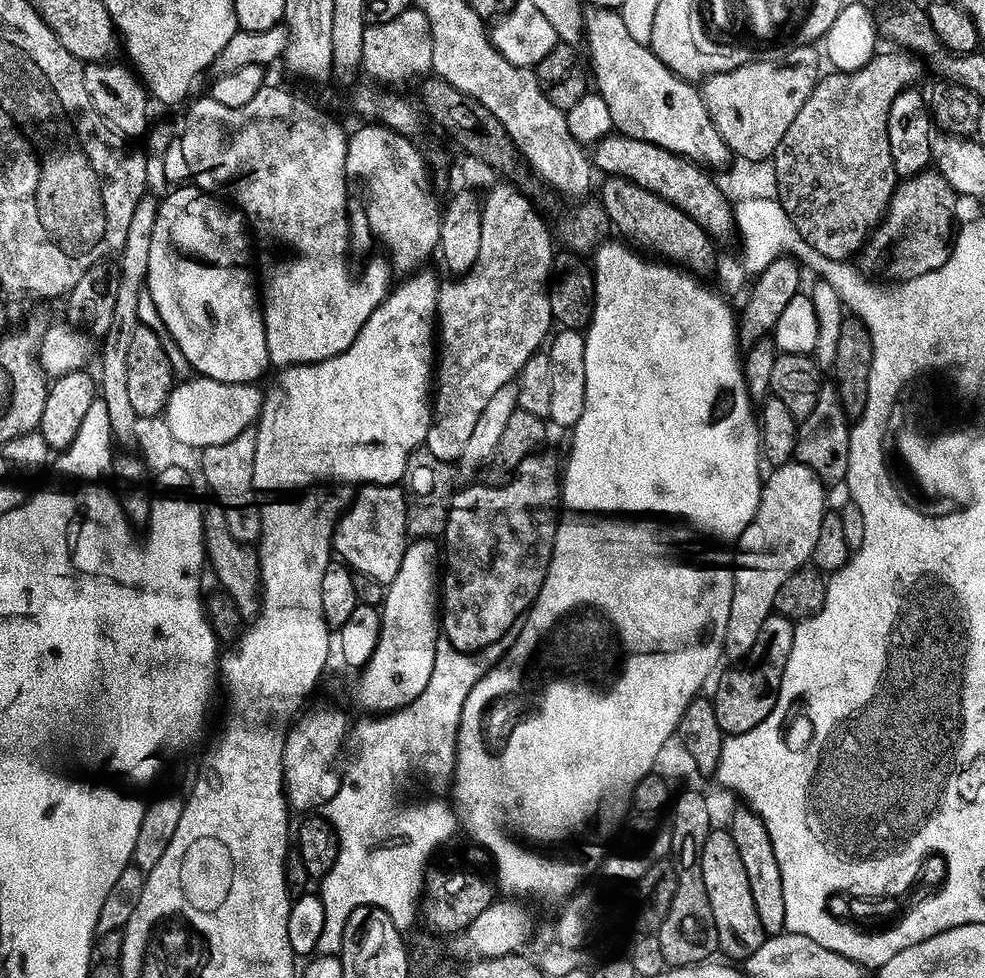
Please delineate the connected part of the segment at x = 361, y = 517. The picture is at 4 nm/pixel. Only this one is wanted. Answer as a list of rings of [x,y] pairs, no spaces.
[[[366,484],[359,492],[360,500],[354,501],[352,509],[348,508],[339,521],[334,548],[339,559],[349,568],[387,586],[394,574],[398,574],[398,566],[402,566],[402,554],[410,540],[406,526],[406,492],[396,484]]]

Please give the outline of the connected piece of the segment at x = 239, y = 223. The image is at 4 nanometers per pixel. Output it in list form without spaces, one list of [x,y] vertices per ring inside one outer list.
[[[189,186],[170,192],[159,201],[157,220],[150,238],[146,281],[146,289],[153,299],[155,313],[161,318],[163,331],[169,332],[170,340],[199,375],[231,384],[259,381],[259,376],[270,368],[270,361],[262,304],[257,289],[256,292],[252,289],[252,276],[248,273],[250,232],[246,221],[239,211],[219,204],[216,201],[219,199],[203,188]]]

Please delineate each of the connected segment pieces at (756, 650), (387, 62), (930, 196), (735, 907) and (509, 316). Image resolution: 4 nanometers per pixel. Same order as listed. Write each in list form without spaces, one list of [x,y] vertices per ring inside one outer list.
[[[773,614],[762,622],[762,630],[758,638],[752,644],[752,650],[747,657],[745,664],[740,664],[737,668],[732,668],[716,684],[716,693],[711,693],[710,699],[714,706],[714,714],[718,717],[718,726],[724,731],[725,737],[746,734],[758,726],[774,710],[776,700],[780,696],[780,683],[782,674],[786,670],[786,662],[790,658],[790,646],[794,646],[794,630],[796,624],[789,617],[783,614]]]
[[[413,6],[391,22],[368,24],[362,34],[362,68],[380,84],[404,84],[407,80],[427,77],[432,64],[430,23],[426,14]]]
[[[925,170],[903,179],[892,195],[884,219],[873,229],[861,251],[861,267],[865,271],[881,268],[888,277],[903,282],[944,265],[955,239],[956,200],[957,193],[935,170]]]
[[[713,827],[706,838],[706,846],[702,846],[702,882],[706,882],[706,898],[710,898],[710,910],[714,910],[714,926],[718,926],[719,951],[725,952],[732,962],[743,962],[766,939],[762,922],[758,922],[758,909],[754,906],[754,897],[750,895],[750,882],[746,878],[746,870],[742,867],[742,858],[738,854],[738,846],[734,846],[734,838],[727,827]]]
[[[497,183],[485,196],[488,197],[482,200],[481,248],[477,262],[459,277],[460,284],[445,283],[437,302],[438,367],[434,372],[434,407],[426,448],[434,458],[445,462],[463,457],[466,442],[470,442],[470,434],[474,434],[474,422],[478,422],[478,414],[482,414],[486,402],[490,402],[502,386],[519,377],[524,363],[539,349],[536,347],[540,339],[549,335],[548,327],[554,324],[548,297],[554,247],[543,218],[532,209],[533,201],[510,183]]]

